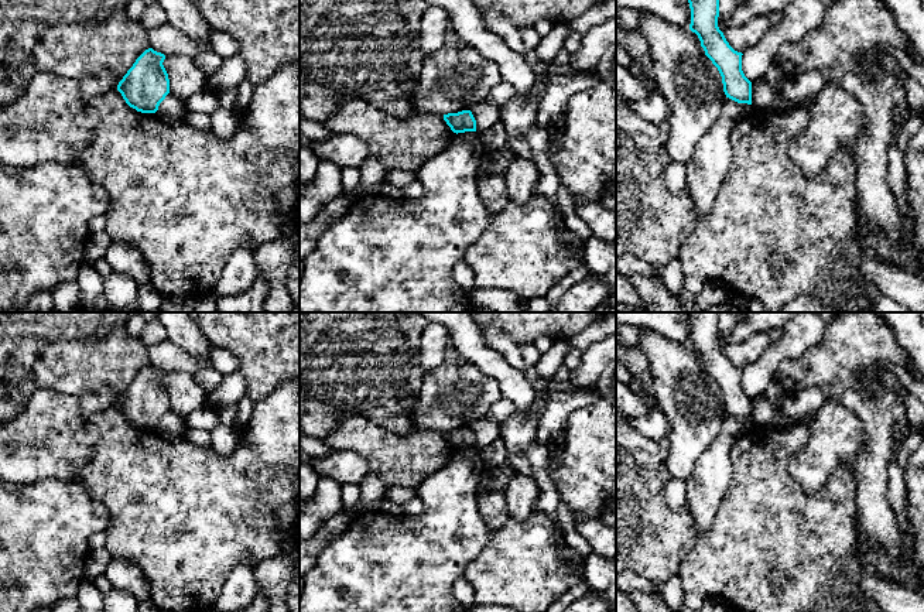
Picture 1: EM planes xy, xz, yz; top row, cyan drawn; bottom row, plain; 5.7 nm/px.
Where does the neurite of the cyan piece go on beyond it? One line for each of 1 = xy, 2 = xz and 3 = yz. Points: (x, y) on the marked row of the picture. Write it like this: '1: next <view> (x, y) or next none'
1: next none
2: next none
3: next none

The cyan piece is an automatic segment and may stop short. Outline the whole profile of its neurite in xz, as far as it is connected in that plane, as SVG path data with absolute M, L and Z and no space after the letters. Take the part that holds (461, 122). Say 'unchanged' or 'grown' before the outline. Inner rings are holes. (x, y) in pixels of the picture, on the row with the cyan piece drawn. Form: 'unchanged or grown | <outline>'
unchanged | M470 110L444 114L444 120L454 133L476 131L476 120Z

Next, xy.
unchanged | M146 49L117 85L126 103L141 113L155 113L170 93L168 73L162 65L165 55Z

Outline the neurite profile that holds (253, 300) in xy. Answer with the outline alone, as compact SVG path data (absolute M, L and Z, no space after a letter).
M257 271L251 287L236 295L223 295L216 301L218 312L264 312L264 302L268 294L267 278Z

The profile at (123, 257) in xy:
M112 242L105 259L114 271L131 276L138 286L150 283L148 264L137 246Z

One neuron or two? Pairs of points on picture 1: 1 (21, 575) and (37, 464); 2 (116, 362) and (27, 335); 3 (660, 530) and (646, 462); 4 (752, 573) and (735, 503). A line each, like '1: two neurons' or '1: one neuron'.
1: two neurons
2: one neuron
3: one neuron
4: one neuron

